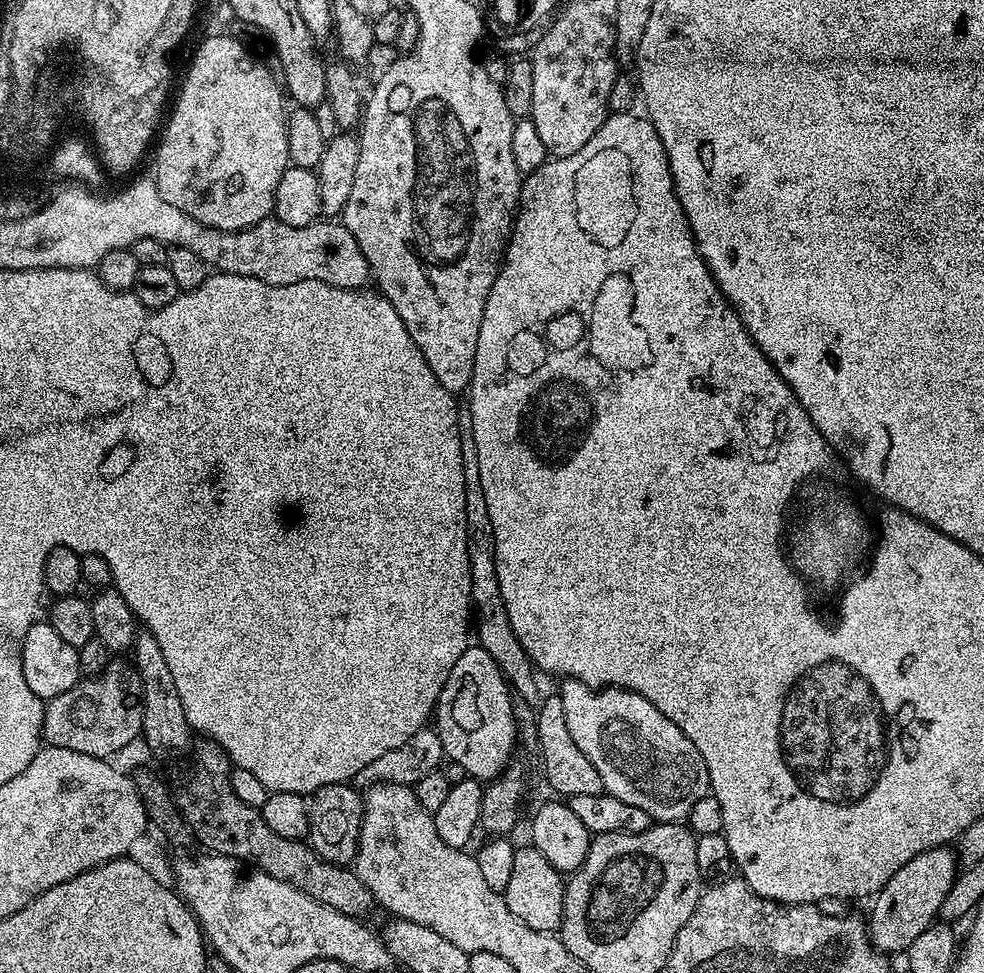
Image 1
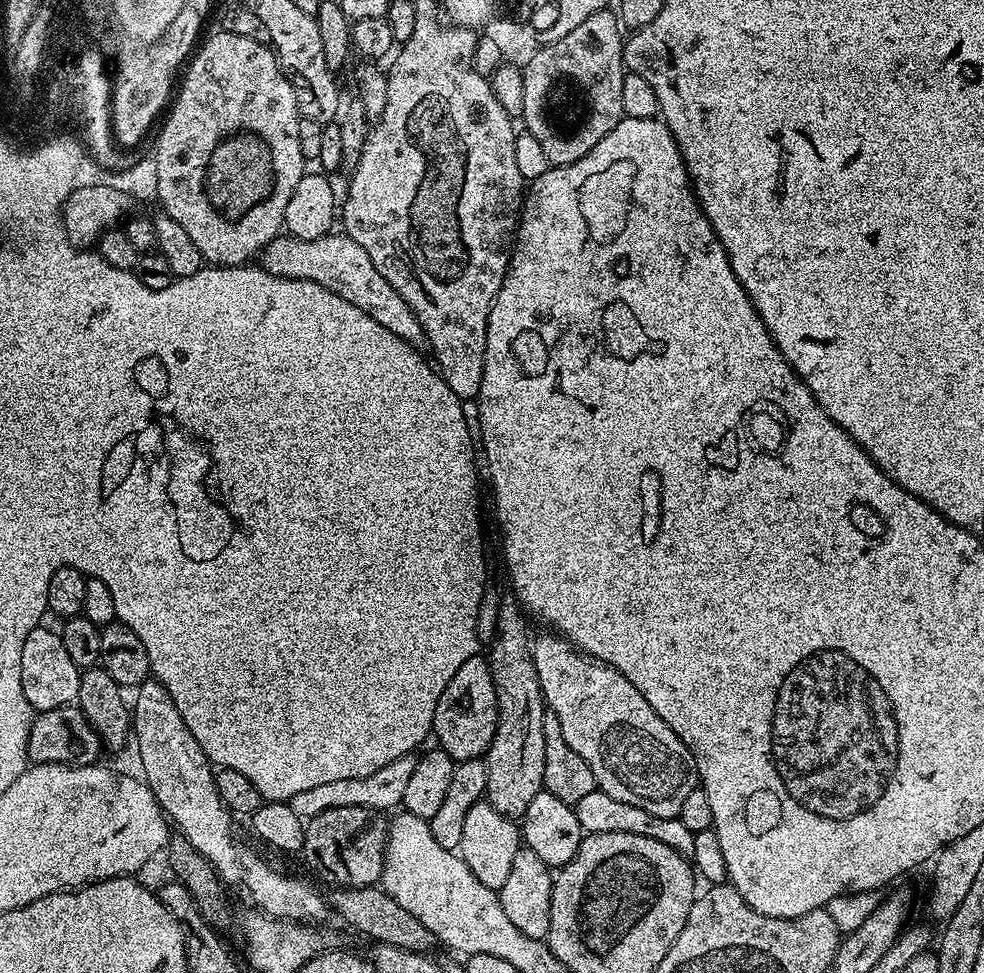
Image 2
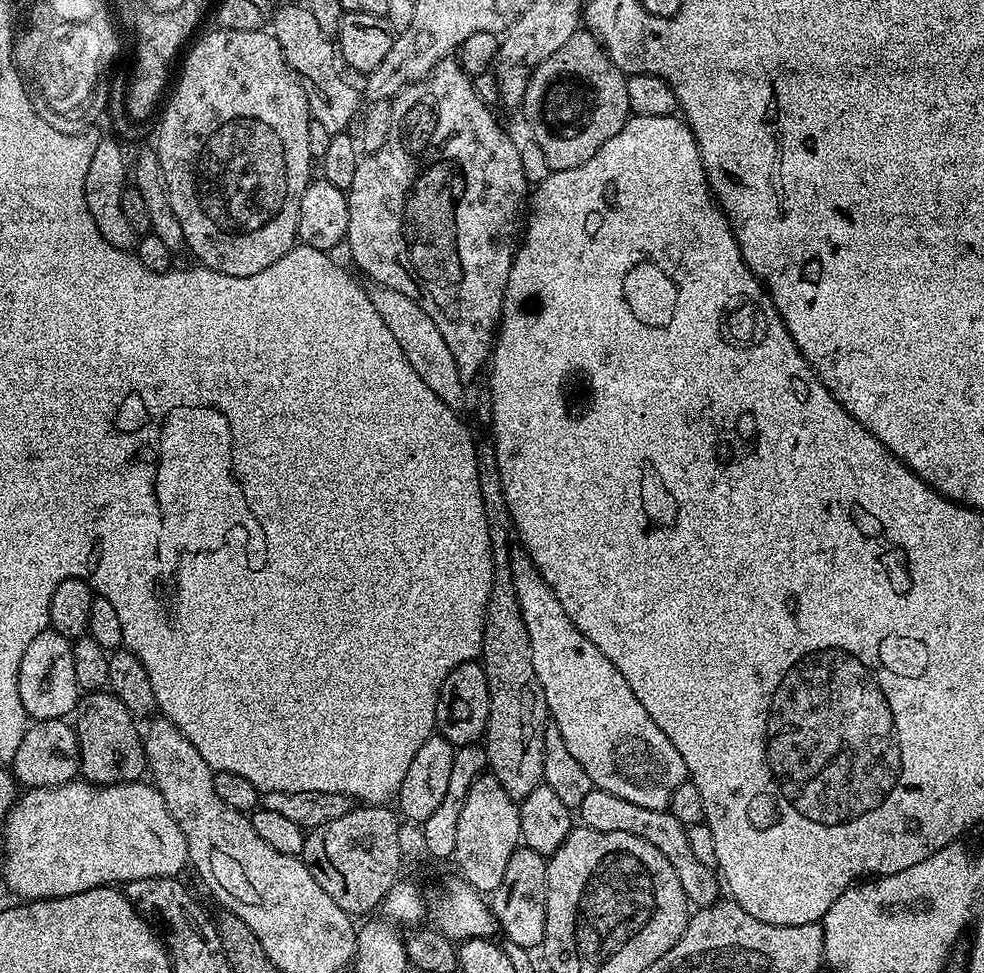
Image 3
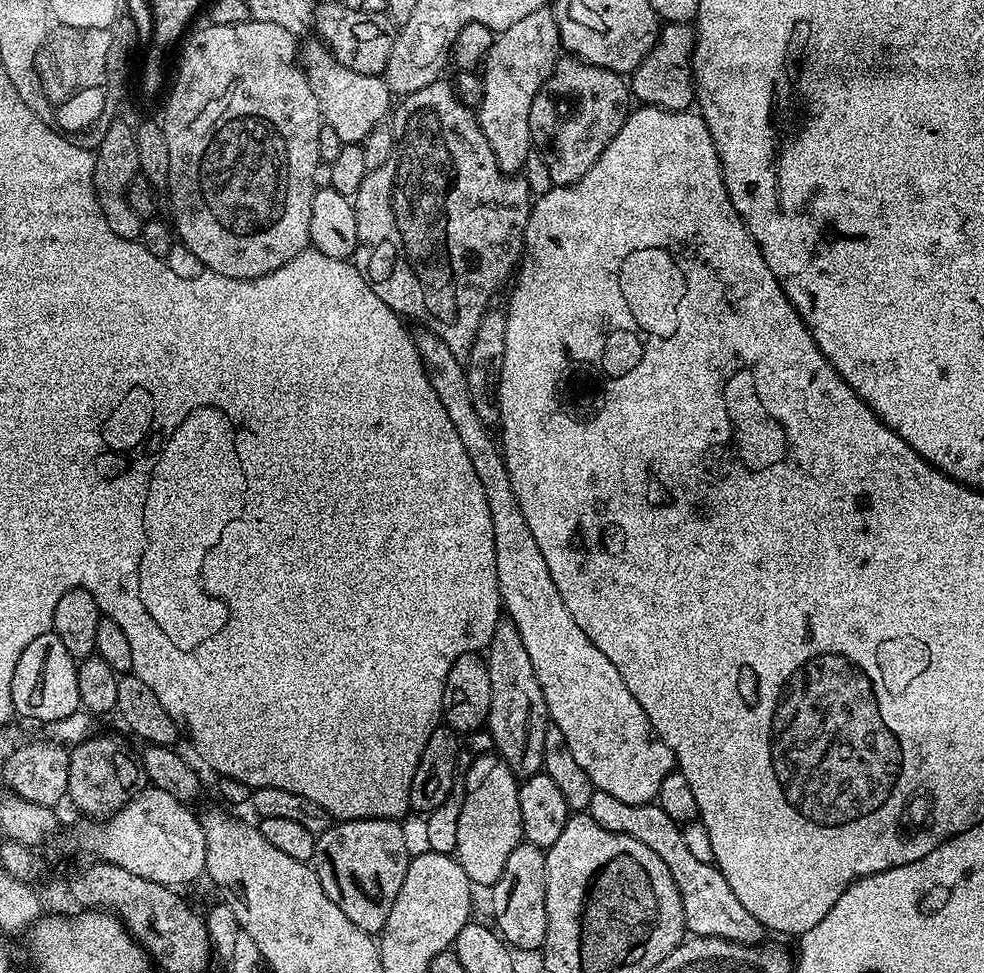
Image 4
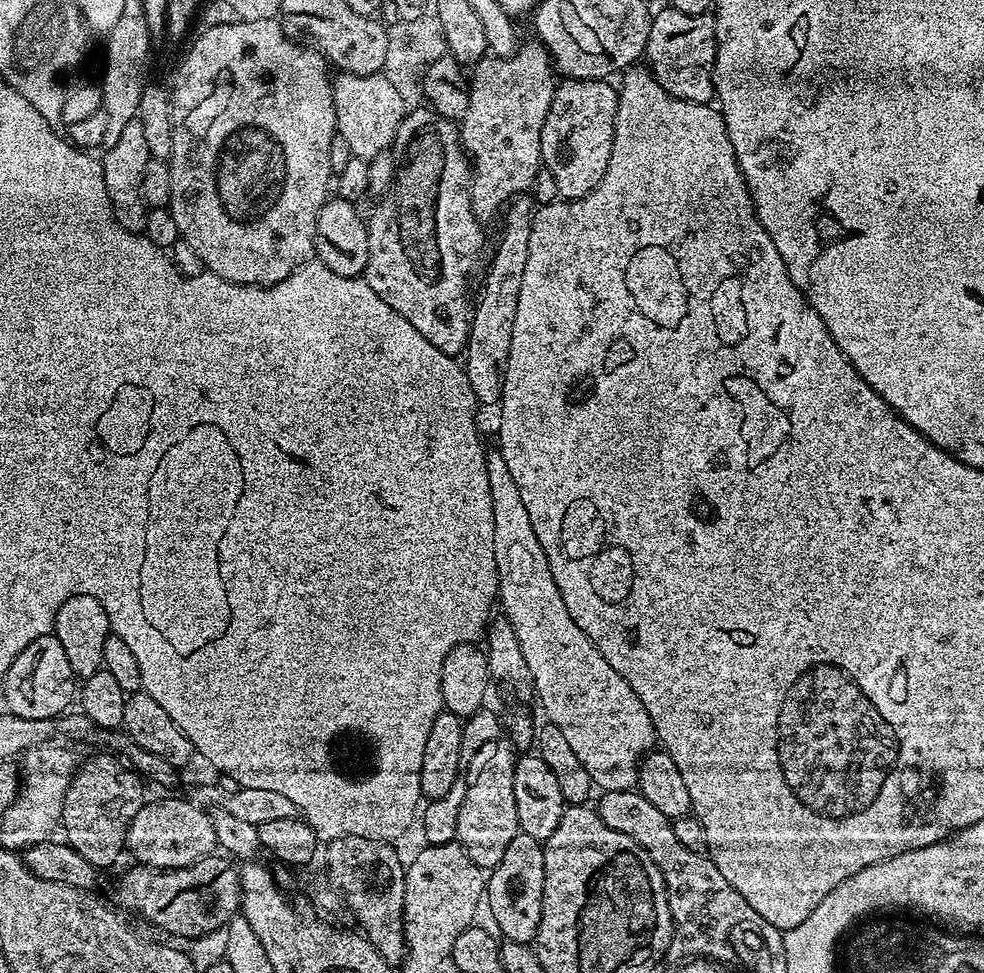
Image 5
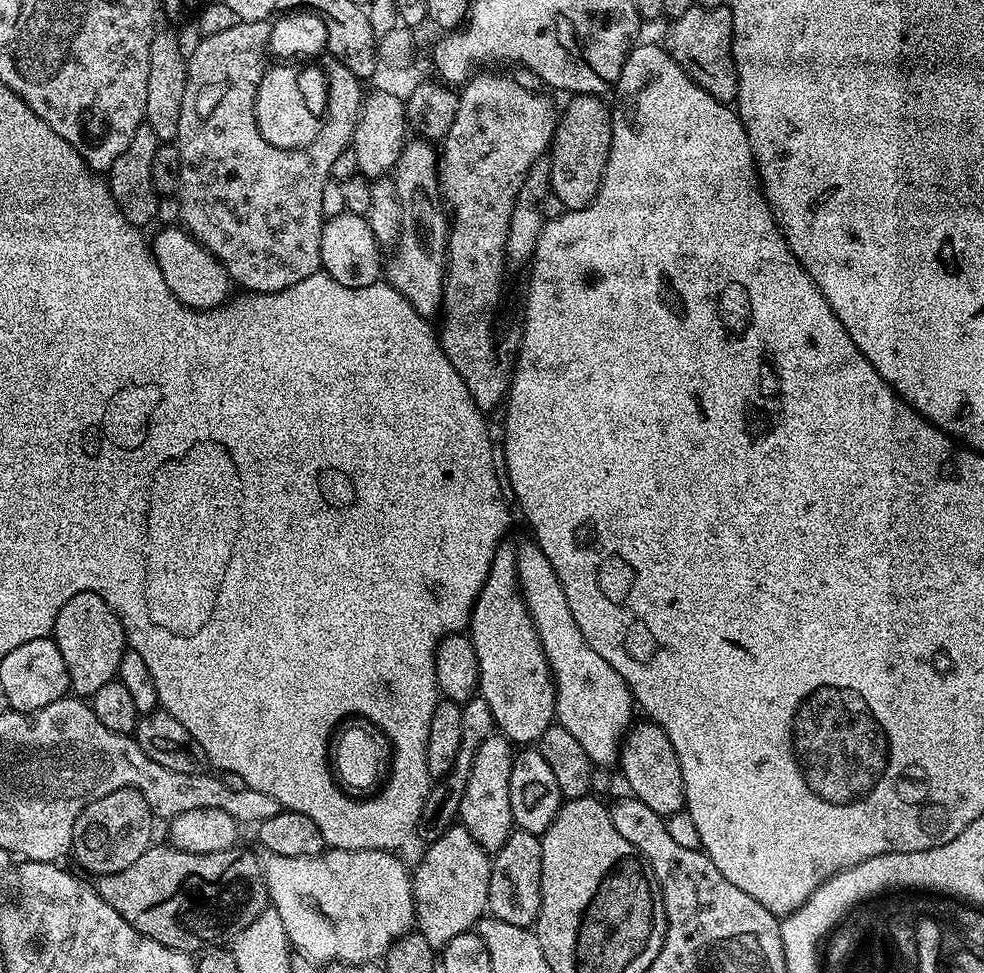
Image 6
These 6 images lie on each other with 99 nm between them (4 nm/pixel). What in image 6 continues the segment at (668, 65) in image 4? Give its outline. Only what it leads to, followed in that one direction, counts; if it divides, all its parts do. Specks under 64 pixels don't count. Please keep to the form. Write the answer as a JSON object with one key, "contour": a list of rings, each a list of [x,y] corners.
{"contour":[[[692,5],[669,25],[664,44],[675,61],[712,97],[727,105],[733,103],[737,96],[737,72],[732,56],[733,16],[727,5],[710,8]]]}

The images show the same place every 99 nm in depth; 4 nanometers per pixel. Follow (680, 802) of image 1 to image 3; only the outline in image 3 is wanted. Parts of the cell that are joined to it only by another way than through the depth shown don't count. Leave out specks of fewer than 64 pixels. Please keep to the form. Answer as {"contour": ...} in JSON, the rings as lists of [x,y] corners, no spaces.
{"contour":[[[513,551],[512,577],[548,715],[558,726],[566,750],[582,762],[582,770],[590,774],[595,787],[650,810],[667,809],[674,790],[688,779],[686,762],[674,750],[674,742],[662,734],[658,722],[634,698],[634,690],[626,686],[618,666],[570,622],[562,602],[558,602],[527,552]]]}

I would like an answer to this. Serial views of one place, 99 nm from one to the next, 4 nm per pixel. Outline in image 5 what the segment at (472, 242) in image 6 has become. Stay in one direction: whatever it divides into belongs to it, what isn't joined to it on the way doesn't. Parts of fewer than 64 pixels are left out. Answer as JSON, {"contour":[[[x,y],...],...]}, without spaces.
{"contour":[[[532,38],[529,44],[521,43],[513,56],[485,55],[483,60],[471,65],[470,72],[469,105],[458,121],[460,147],[464,149],[472,169],[472,209],[480,221],[489,222],[496,215],[496,219],[501,215],[502,209],[513,197],[531,189],[536,173],[542,167],[542,126],[558,80],[551,56],[536,38]]]}

